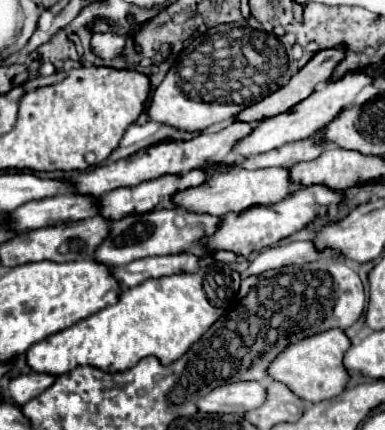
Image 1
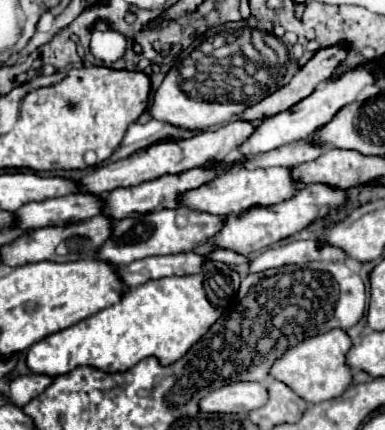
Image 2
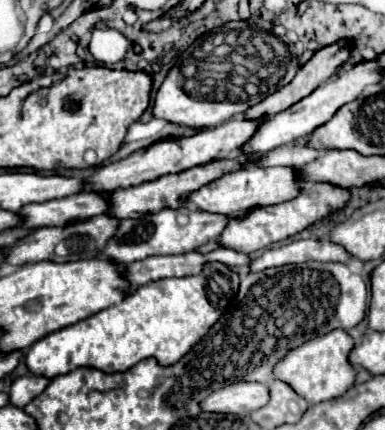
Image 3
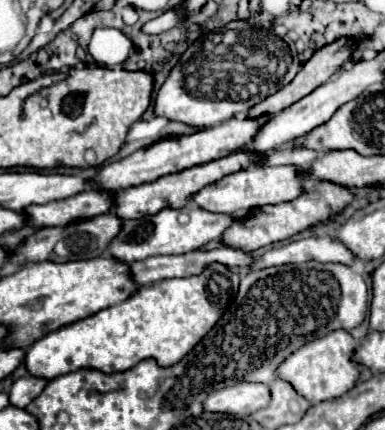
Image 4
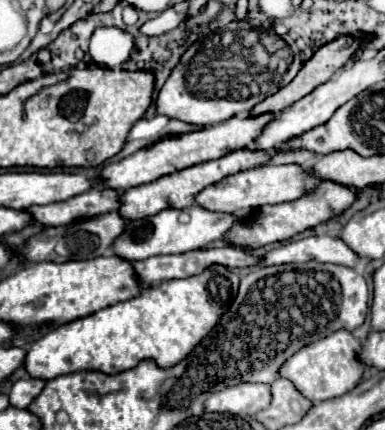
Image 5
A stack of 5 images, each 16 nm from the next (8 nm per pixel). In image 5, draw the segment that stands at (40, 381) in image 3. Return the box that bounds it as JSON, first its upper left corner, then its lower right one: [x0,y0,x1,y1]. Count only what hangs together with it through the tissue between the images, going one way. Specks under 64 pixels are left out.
[10,378,46,408]

